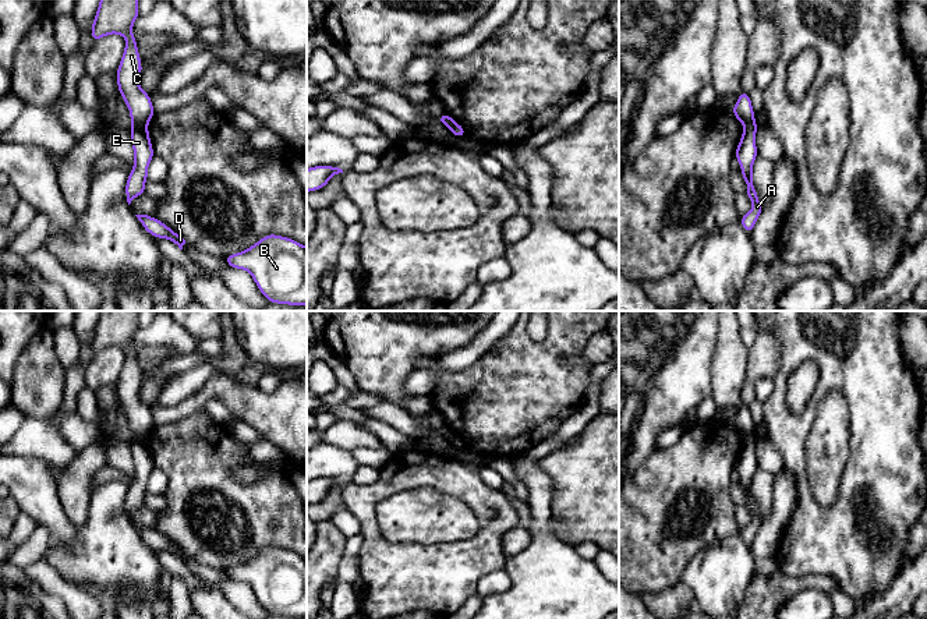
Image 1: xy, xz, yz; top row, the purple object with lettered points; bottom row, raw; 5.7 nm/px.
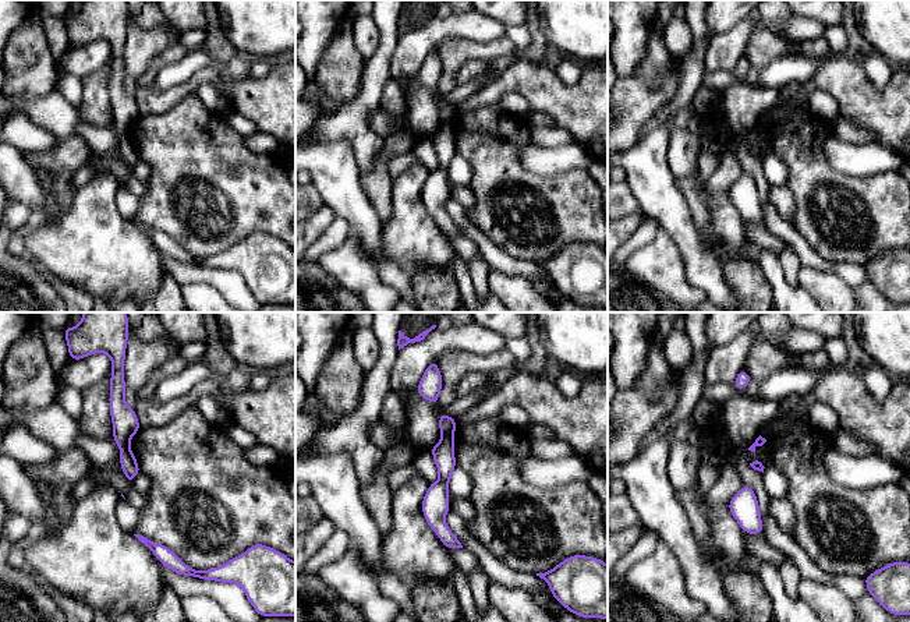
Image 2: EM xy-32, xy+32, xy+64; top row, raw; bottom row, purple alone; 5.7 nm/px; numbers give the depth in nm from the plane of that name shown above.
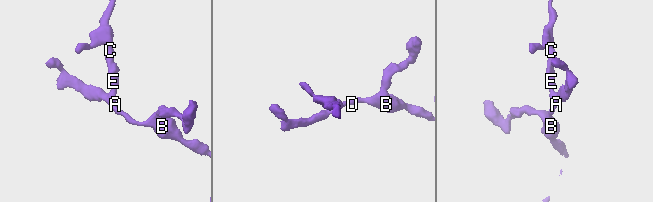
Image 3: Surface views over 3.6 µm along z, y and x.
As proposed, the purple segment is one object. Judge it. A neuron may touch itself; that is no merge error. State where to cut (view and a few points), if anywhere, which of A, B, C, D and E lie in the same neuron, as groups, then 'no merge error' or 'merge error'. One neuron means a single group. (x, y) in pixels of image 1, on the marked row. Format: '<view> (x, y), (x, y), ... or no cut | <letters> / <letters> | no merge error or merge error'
xy (145, 124), (131, 130) | A B D E / C | merge error

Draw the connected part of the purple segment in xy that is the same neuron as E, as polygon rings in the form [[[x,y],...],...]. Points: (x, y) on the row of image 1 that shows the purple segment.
[[[144,125],[137,130],[131,130],[130,137],[131,137],[131,145],[134,149],[135,160],[132,165],[134,169],[128,174],[127,185],[125,185],[125,197],[128,205],[135,197],[145,194],[148,166],[151,163],[151,159],[155,156],[148,132],[148,125]]]

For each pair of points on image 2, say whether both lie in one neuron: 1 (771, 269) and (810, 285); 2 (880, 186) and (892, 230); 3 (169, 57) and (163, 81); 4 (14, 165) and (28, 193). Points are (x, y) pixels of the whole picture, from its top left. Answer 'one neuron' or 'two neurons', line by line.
1: two neurons
2: one neuron
3: two neurons
4: one neuron

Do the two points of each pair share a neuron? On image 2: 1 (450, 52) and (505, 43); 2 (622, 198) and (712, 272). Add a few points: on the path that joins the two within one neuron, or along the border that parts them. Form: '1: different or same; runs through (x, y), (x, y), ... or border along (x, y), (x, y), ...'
1: same; runs through (464, 50), (491, 50)
2: different; border along (625, 180), (641, 209)

